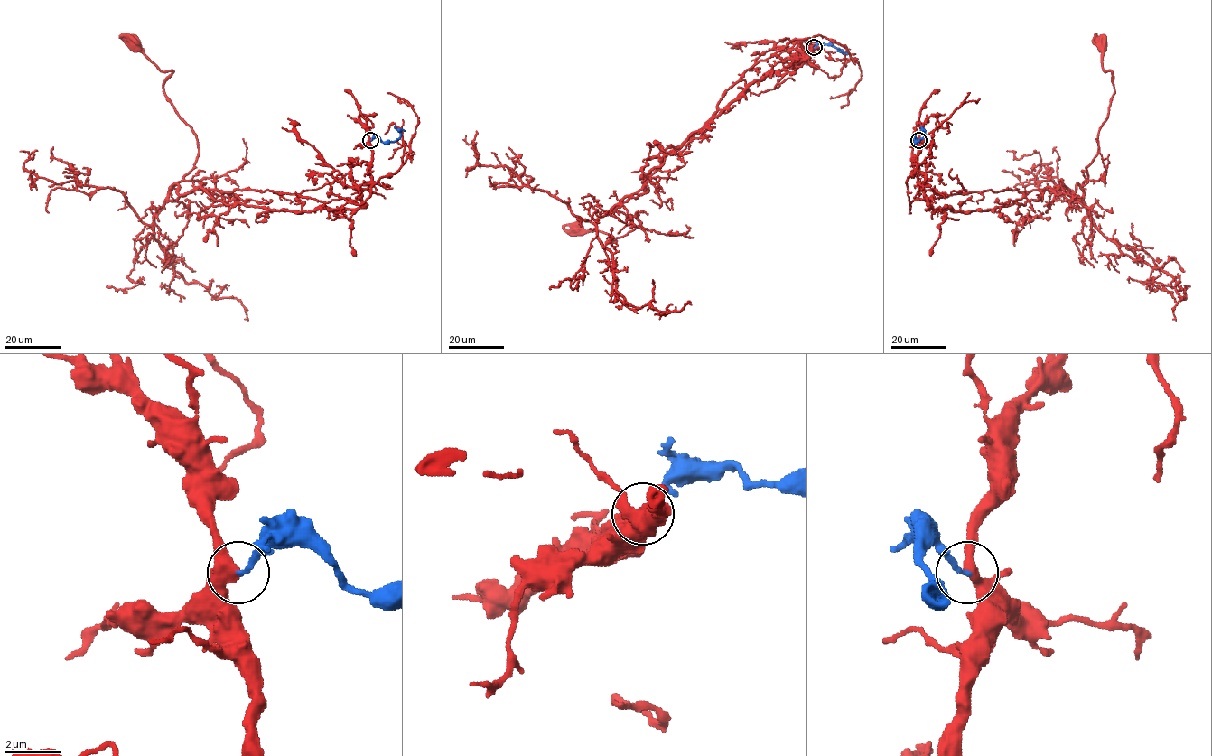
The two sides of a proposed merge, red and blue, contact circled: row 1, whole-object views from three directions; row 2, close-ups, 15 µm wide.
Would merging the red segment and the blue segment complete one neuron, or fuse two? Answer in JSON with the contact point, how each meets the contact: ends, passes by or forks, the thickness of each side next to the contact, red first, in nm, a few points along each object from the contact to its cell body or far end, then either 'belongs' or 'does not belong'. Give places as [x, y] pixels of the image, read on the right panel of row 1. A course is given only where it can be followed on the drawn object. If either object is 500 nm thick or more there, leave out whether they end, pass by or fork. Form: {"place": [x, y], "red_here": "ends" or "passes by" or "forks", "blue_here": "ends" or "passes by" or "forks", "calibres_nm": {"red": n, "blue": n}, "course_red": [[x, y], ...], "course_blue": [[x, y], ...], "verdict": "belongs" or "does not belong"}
{"place": [918, 140], "red_here": "passes by", "blue_here": "ends", "calibres_nm": {"red": 400, "blue": 180}, "course_red": [[918, 140], [933, 209], [1073, 194], [1114, 92], [1101, 44]], "course_blue": [[918, 140], [914, 137], [916, 142], [924, 135], [920, 126]], "verdict": "belongs"}

